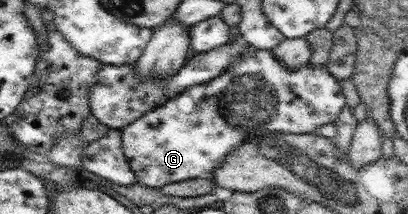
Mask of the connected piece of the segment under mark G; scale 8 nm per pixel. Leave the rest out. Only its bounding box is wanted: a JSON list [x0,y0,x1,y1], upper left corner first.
[121,47,346,189]

